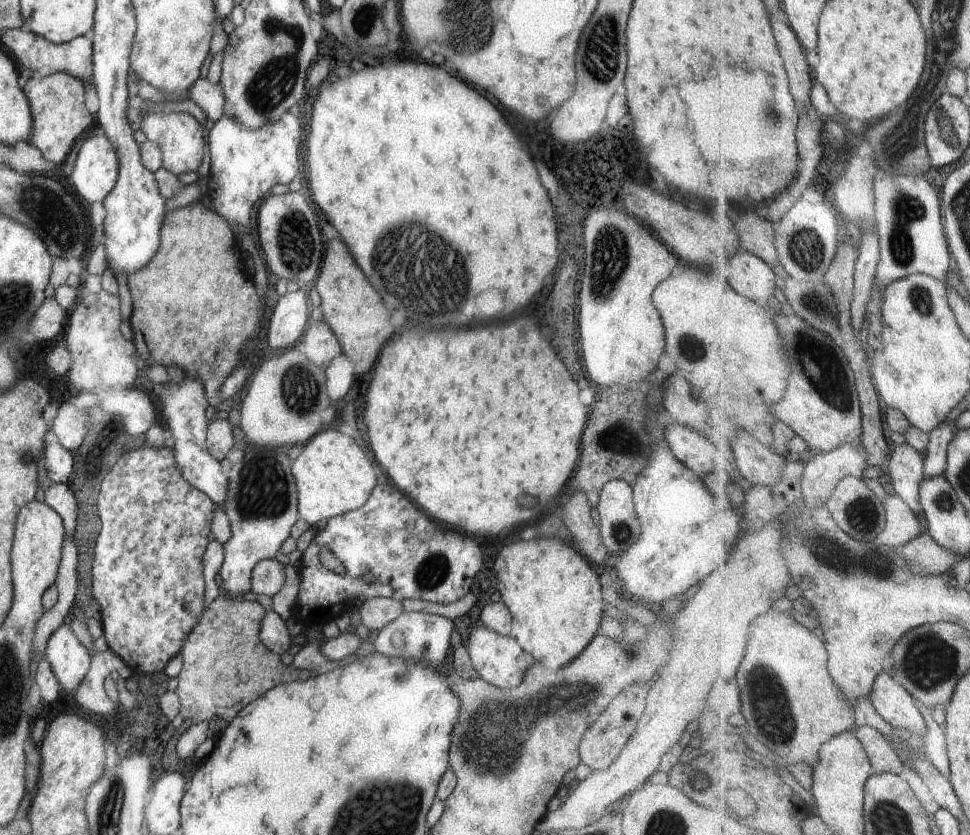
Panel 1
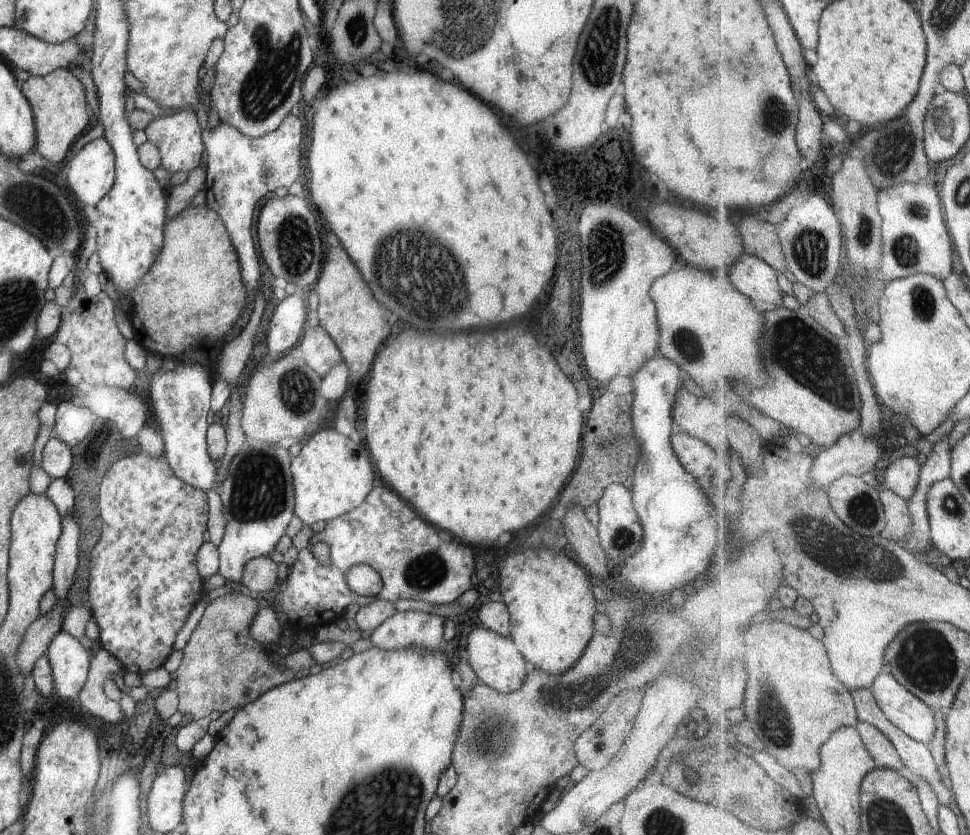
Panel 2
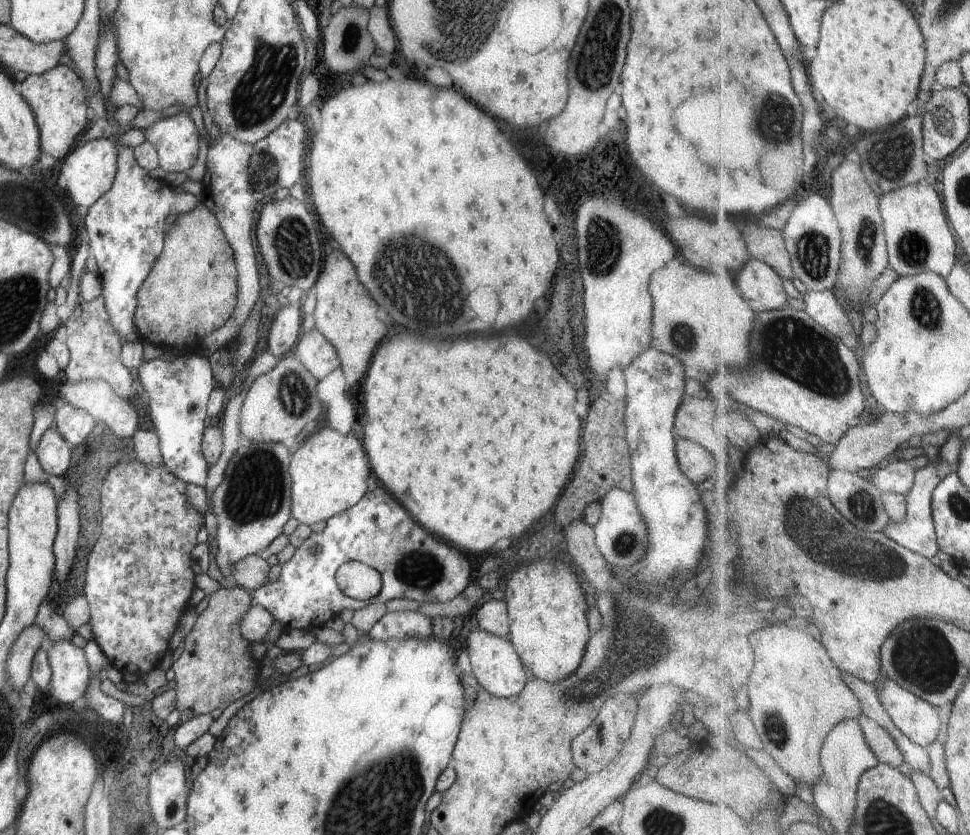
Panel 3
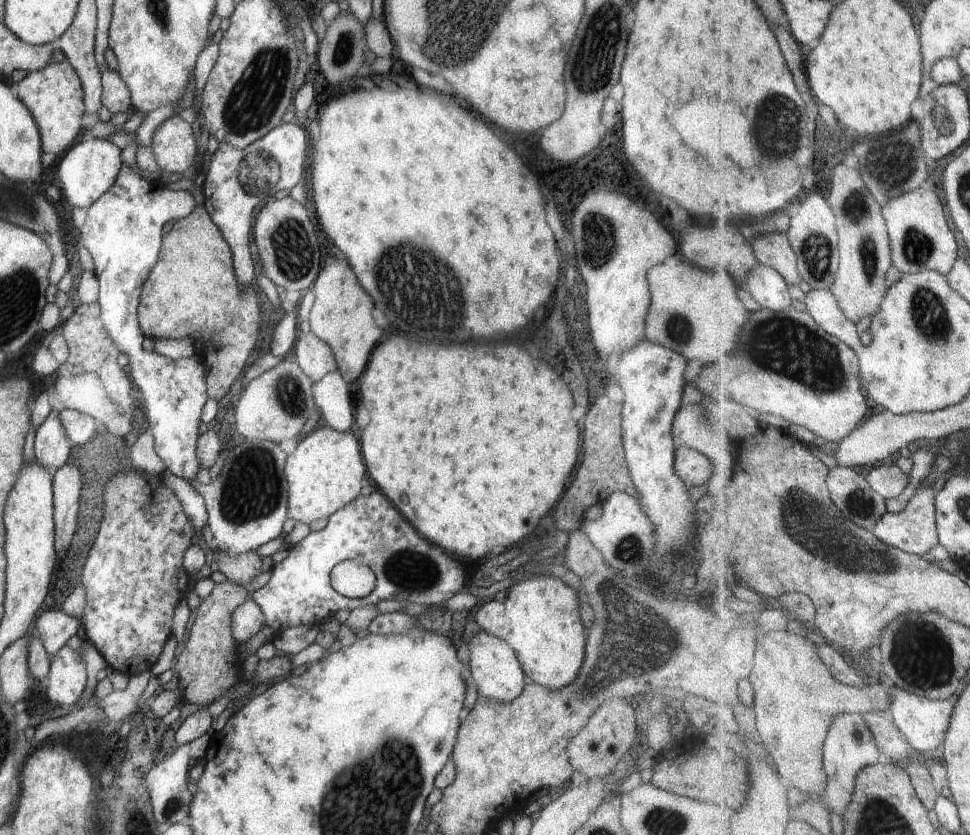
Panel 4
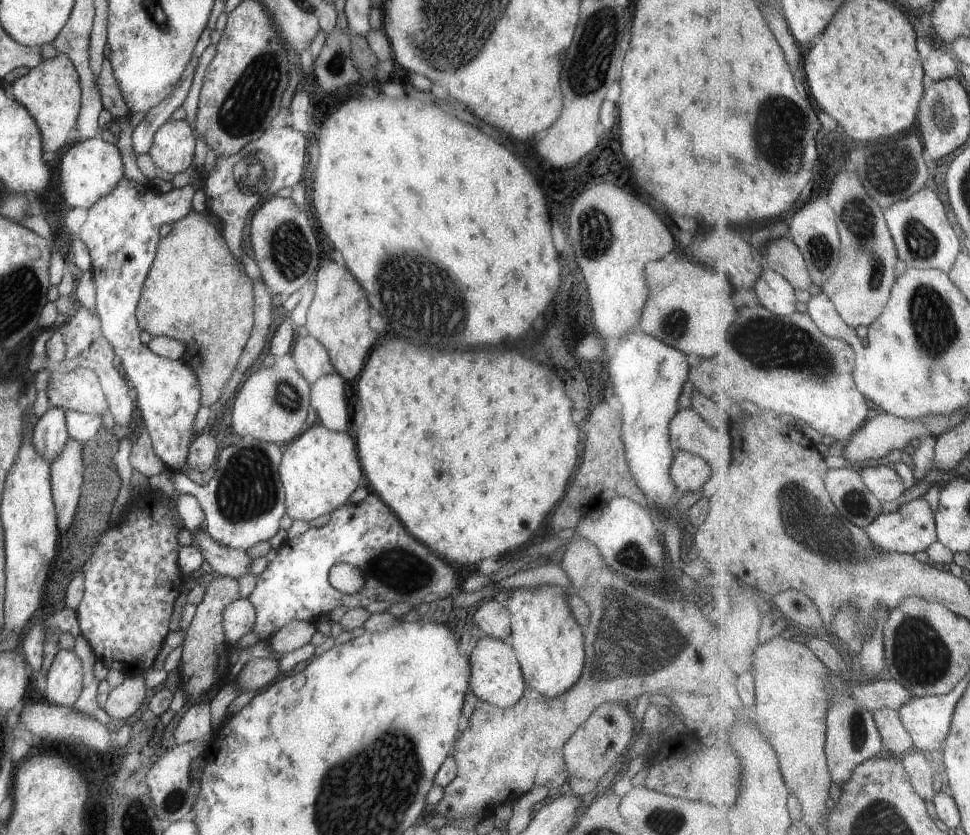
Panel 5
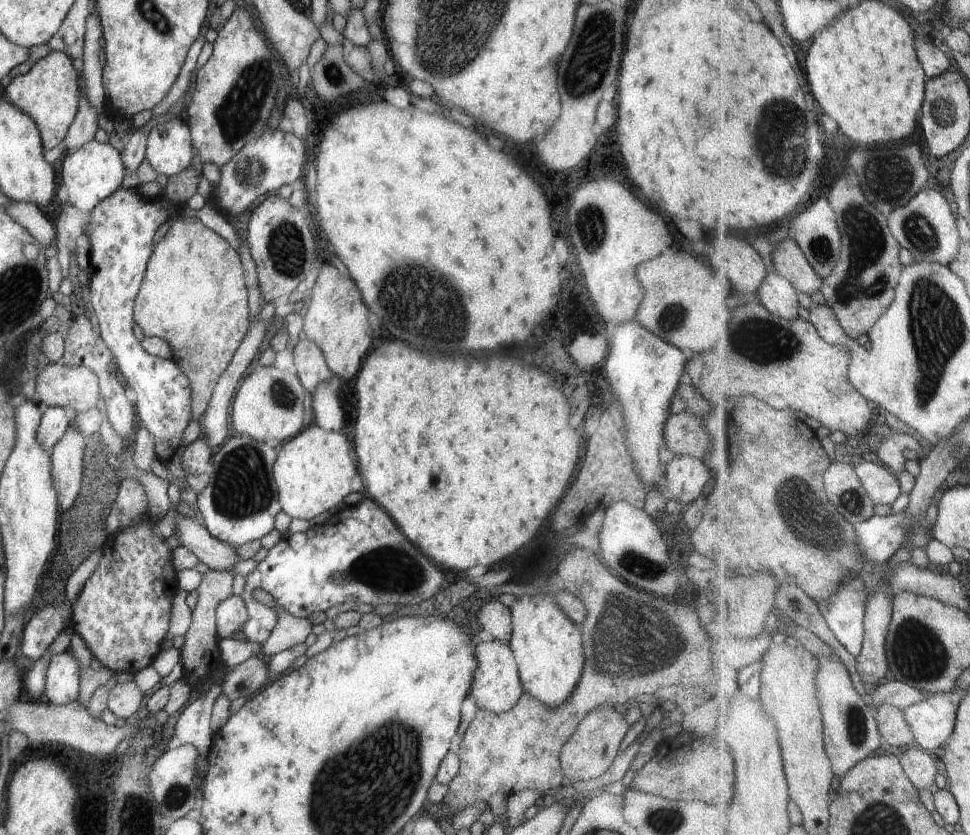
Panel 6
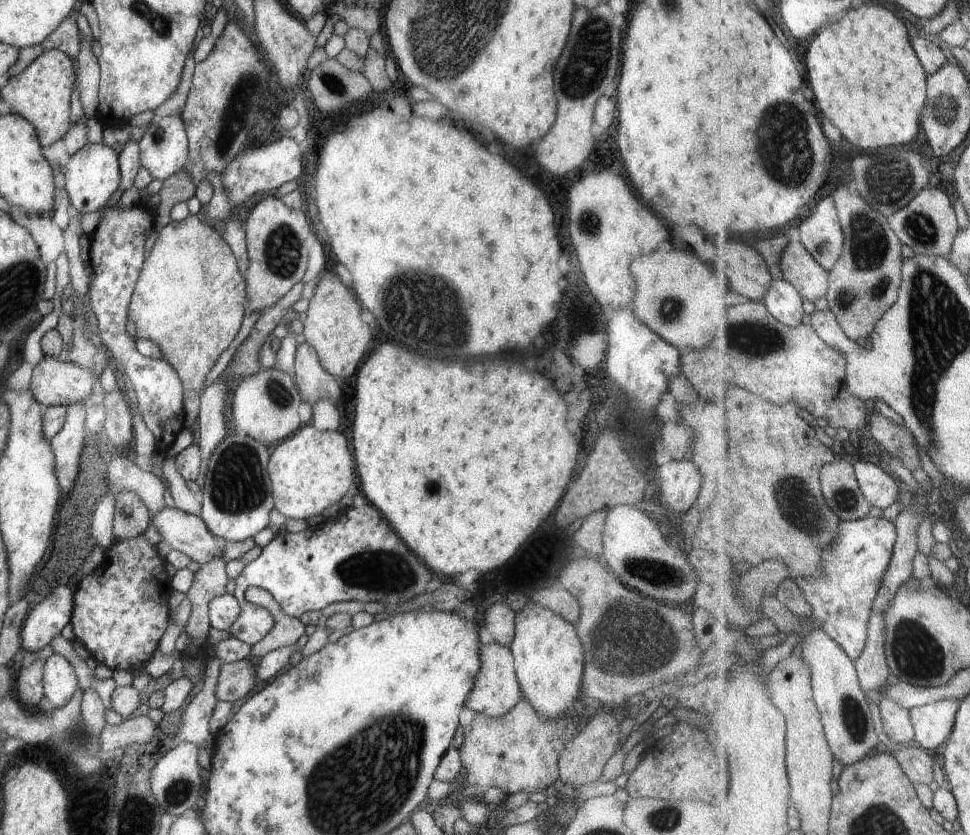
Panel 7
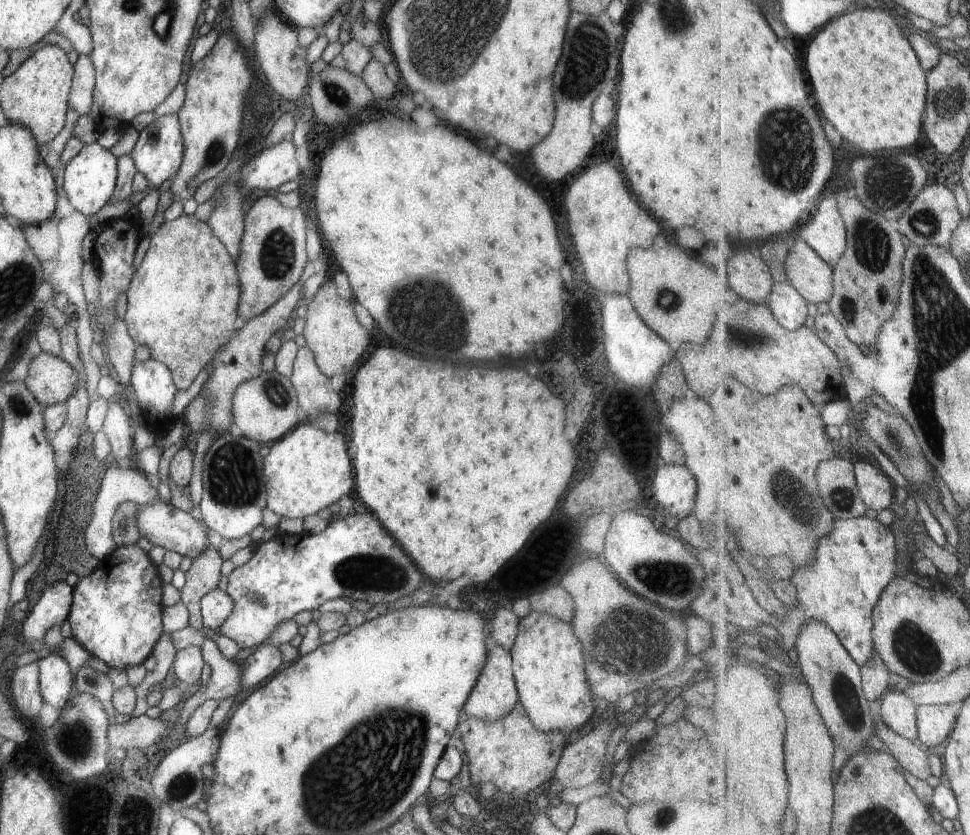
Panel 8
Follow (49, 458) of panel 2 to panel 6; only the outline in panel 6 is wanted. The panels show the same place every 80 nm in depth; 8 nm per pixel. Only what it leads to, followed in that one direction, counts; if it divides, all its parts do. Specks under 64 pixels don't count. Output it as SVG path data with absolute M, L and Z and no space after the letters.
M46 407L35 431L35 440L45 449L47 454L52 453L53 445L61 438L70 422L70 413L63 407Z

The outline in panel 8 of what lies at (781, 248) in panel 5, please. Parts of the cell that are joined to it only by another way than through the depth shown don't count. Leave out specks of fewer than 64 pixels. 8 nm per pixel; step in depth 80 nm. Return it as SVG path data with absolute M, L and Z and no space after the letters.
M803 240L796 241L786 260L791 283L809 304L829 303L834 293L834 267Z

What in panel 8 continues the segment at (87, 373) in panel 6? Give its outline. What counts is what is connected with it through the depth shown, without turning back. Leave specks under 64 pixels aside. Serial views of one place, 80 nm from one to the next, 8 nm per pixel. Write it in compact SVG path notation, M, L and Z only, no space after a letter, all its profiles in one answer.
M41 352L30 360L24 382L35 400L46 407L67 400L76 388L78 374L63 359Z

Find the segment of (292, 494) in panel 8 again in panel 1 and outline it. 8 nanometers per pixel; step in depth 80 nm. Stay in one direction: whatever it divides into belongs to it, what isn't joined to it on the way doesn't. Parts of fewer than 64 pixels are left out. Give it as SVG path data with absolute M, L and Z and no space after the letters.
M325 429L315 433L291 464L291 472L298 496L298 518L312 525L321 520L359 508L370 495L375 484L375 472L352 438L337 430Z

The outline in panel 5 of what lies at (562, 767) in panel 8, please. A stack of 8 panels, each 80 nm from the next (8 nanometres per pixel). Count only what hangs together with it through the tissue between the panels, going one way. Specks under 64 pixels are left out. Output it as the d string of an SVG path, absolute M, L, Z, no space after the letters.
M607 701L595 707L587 720L581 723L561 749L569 776L599 780L617 759L622 758L637 727L624 704Z

